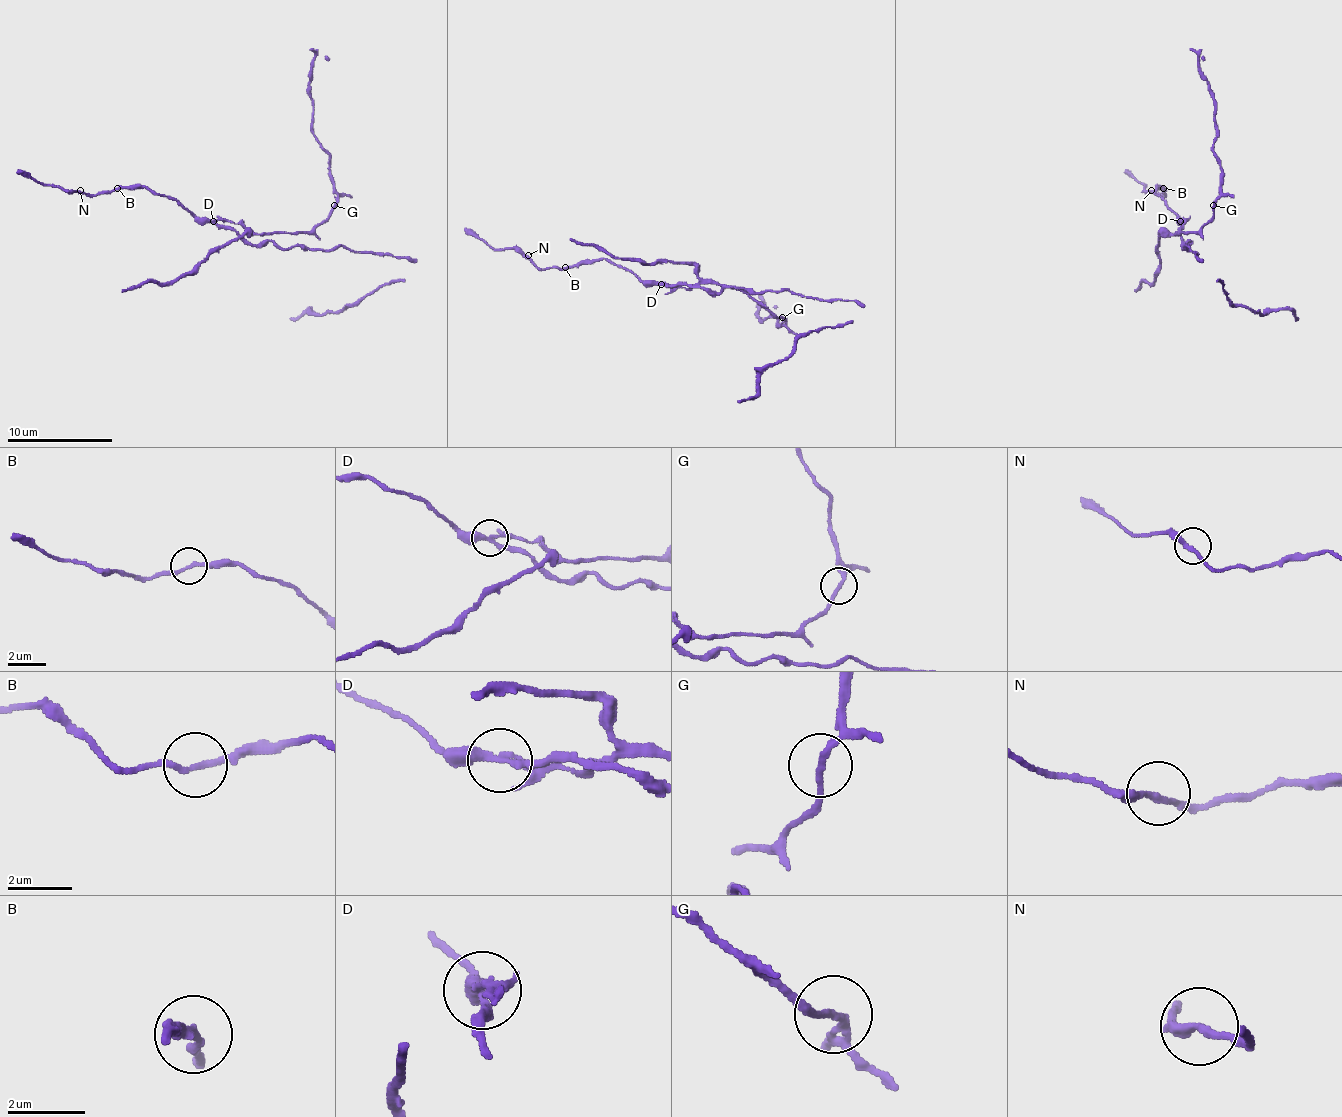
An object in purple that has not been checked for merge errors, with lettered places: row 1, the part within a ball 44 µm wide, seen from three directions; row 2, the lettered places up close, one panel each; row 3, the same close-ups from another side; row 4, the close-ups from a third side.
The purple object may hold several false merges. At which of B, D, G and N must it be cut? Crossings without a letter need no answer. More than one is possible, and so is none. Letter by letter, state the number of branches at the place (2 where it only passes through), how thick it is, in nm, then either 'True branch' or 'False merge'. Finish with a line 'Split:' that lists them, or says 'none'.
B: Branches: 2. Thickness 180 nm. True branch
D: Branches: 3. Thickness 240 nm. False merge
G: Branches: 2. Thickness 180 nm. False merge
N: Branches: 2. Thickness 200 nm. True branch
Split: D, G

